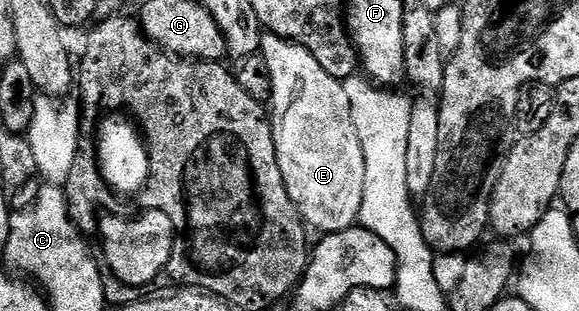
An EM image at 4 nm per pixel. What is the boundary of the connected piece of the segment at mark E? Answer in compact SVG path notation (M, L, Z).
M266 32L262 36L260 53L268 64L268 72L272 72L275 154L292 204L299 210L306 226L315 226L322 230L323 235L350 229L359 221L360 200L364 200L364 148L360 148L360 136L356 136L356 124L352 124L352 104L348 104L348 92L344 92L339 79L328 76L328 72L320 68L312 52L295 42L287 42Z

